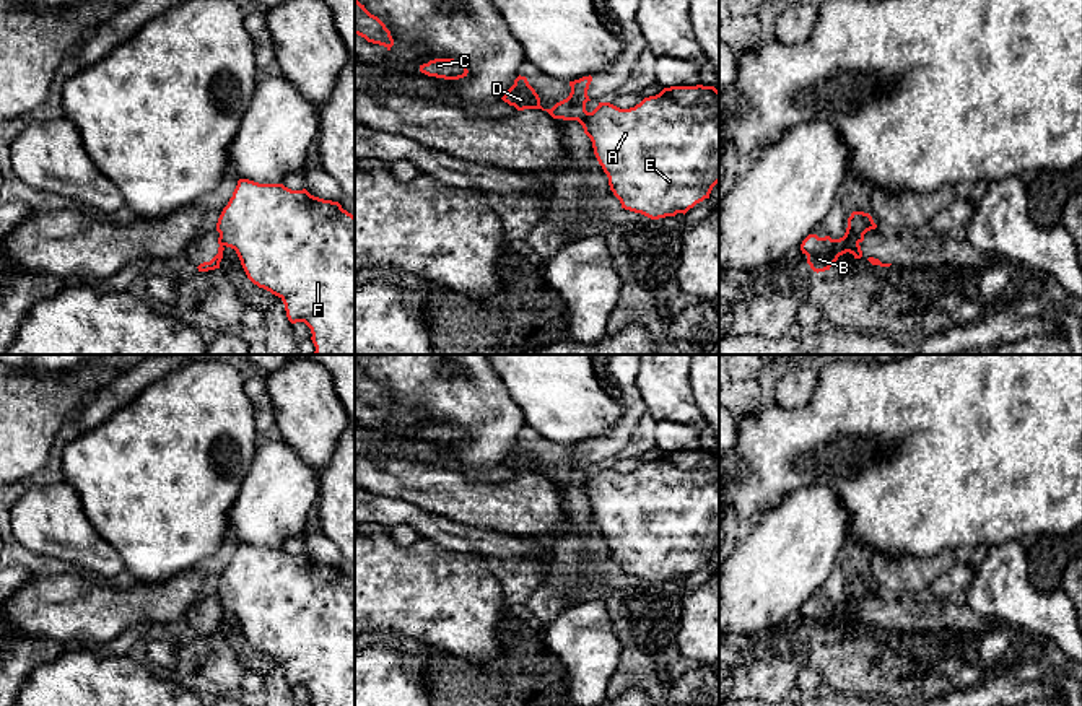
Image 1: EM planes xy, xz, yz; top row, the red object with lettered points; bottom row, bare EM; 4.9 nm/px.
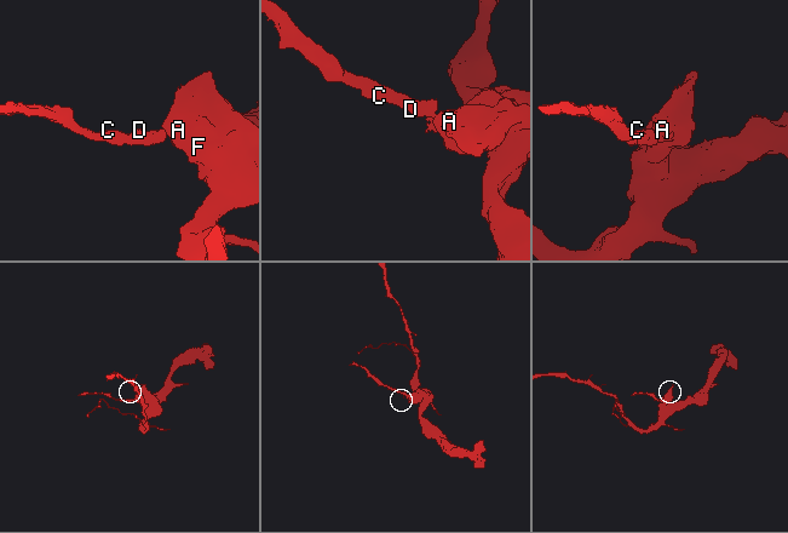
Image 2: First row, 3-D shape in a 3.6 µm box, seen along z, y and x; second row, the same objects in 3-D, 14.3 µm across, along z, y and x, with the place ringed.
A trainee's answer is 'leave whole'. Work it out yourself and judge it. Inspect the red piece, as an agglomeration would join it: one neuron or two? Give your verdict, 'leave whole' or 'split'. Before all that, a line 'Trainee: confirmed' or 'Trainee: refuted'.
Trainee: refuted
split

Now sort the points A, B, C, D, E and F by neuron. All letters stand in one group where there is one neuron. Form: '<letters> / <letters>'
A E F / B C D

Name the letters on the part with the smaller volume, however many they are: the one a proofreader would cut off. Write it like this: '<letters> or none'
B, C, D

